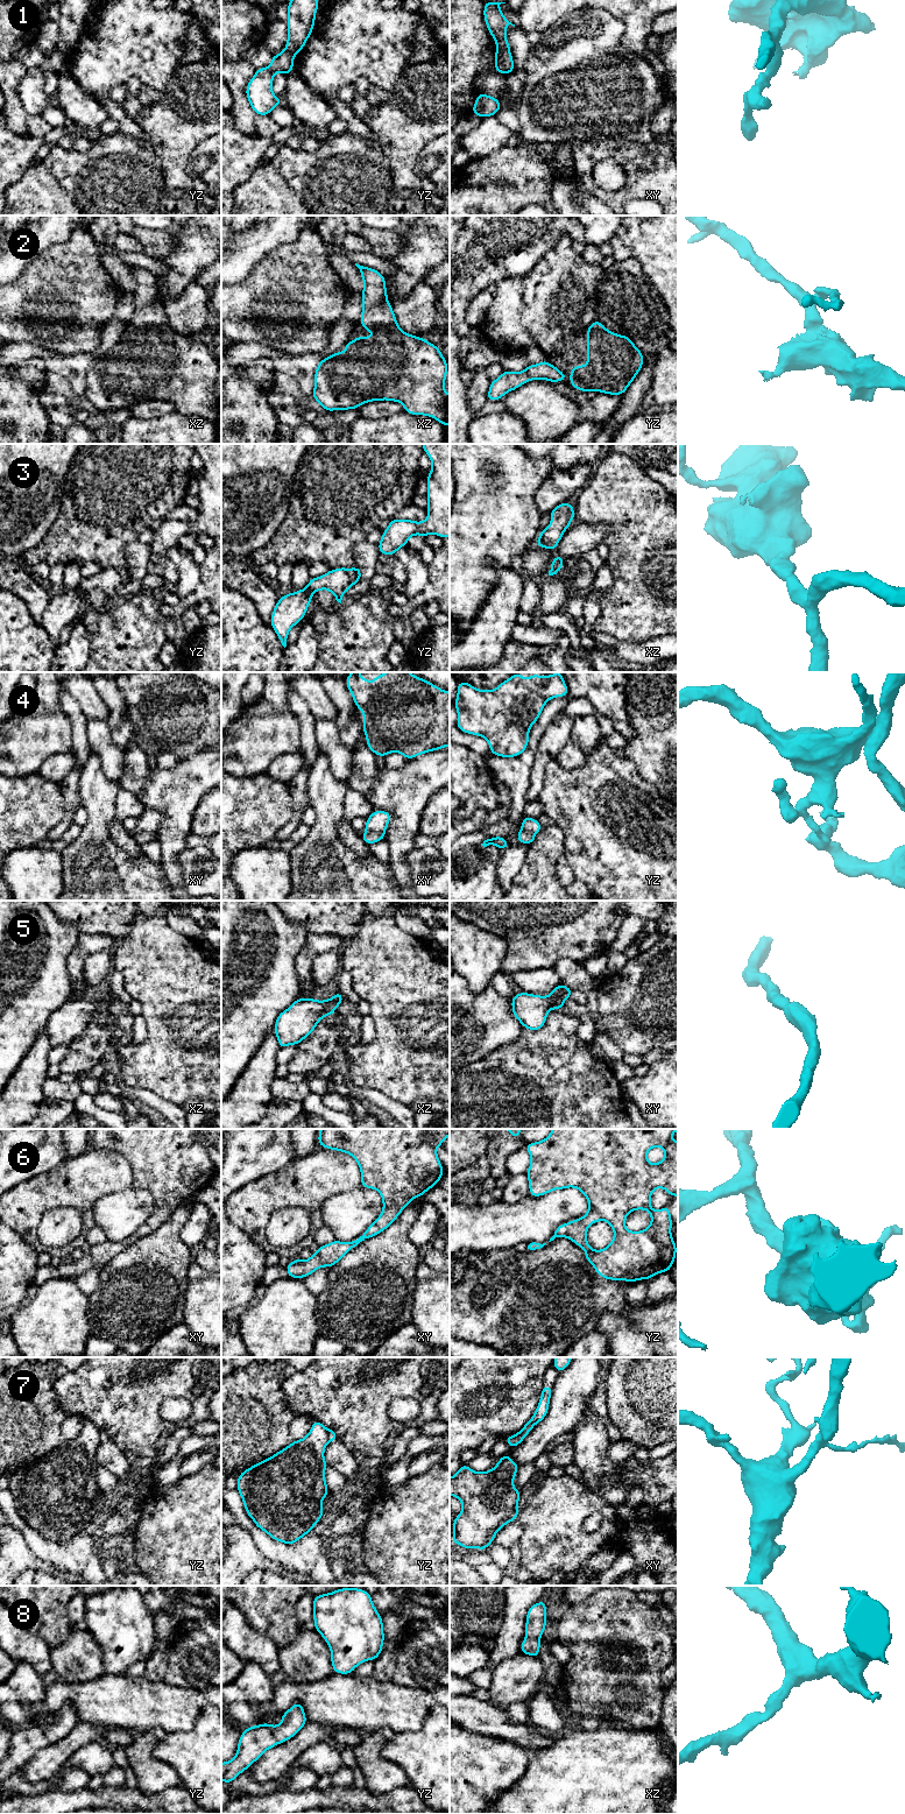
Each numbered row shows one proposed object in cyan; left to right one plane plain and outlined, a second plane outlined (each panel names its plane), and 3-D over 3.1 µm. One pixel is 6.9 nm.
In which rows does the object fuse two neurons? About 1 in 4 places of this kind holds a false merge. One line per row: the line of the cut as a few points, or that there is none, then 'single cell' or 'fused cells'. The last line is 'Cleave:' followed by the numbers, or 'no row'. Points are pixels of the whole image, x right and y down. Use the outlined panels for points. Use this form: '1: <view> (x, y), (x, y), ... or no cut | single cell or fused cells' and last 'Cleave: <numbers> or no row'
1: xy (497, 47), (509, 51) | fused cells
2: no cut | single cell
3: no cut | single cell
4: xy (366, 831), (383, 833) | fused cells
5: no cut | single cell
6: no cut | single cell
7: yz (327, 1430), (327, 1439), (330, 1441) | fused cells
8: no cut | single cell
Cleave: 1, 4, 7

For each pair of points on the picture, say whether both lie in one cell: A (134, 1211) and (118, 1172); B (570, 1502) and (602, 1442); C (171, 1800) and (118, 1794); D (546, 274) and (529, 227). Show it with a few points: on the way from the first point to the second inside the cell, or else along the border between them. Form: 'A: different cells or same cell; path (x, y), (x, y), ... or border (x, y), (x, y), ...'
A: different cells; border (132, 1186), (106, 1193), (99, 1198)
B: different cells; border (580, 1482), (602, 1500)
C: same cell; path (158, 1800), (131, 1799)
D: different cells; border (560, 238), (525, 274), (521, 275)

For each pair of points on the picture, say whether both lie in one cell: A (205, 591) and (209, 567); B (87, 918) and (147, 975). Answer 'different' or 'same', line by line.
A: same
B: different

